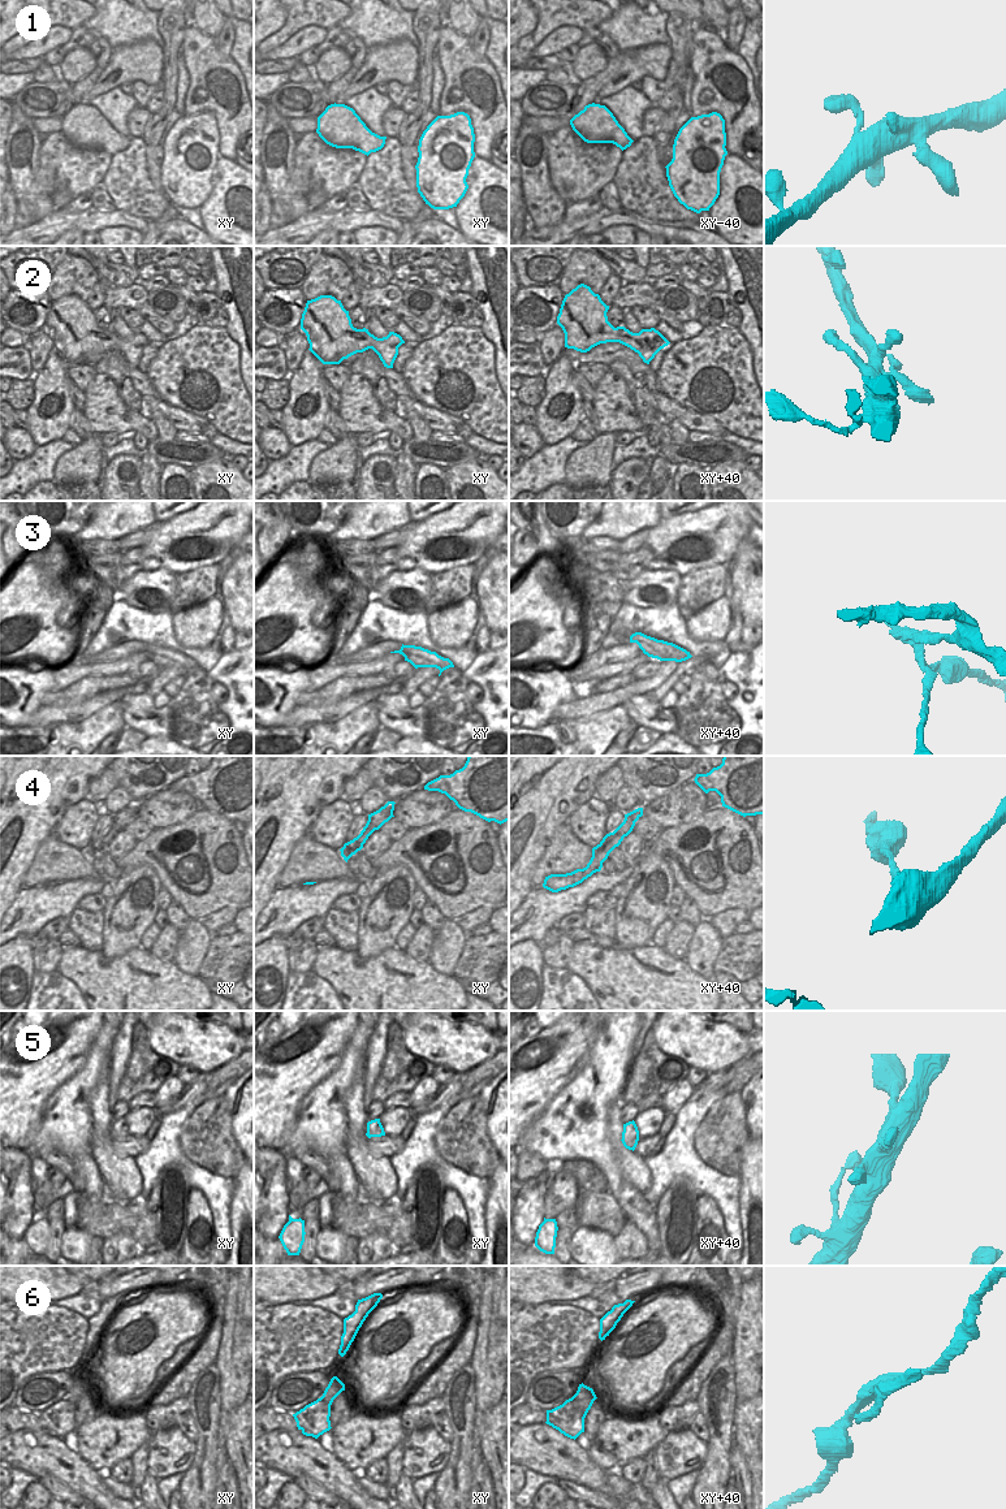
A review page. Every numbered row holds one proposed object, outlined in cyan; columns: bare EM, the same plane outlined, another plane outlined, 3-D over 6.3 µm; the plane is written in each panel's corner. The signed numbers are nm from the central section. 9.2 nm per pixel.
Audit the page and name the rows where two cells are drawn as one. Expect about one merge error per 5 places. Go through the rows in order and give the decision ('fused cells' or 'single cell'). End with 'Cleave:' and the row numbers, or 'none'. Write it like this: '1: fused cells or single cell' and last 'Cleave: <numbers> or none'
1: single cell
2: single cell
3: fused cells
4: single cell
5: single cell
6: single cell
Cleave: 3

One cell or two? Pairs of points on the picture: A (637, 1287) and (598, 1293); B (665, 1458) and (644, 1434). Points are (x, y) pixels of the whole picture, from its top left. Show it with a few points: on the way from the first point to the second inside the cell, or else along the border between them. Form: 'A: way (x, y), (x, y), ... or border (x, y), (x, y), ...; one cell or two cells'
A: way (627, 1287), (607, 1292); one cell
B: border (669, 1432), (653, 1449); two cells

